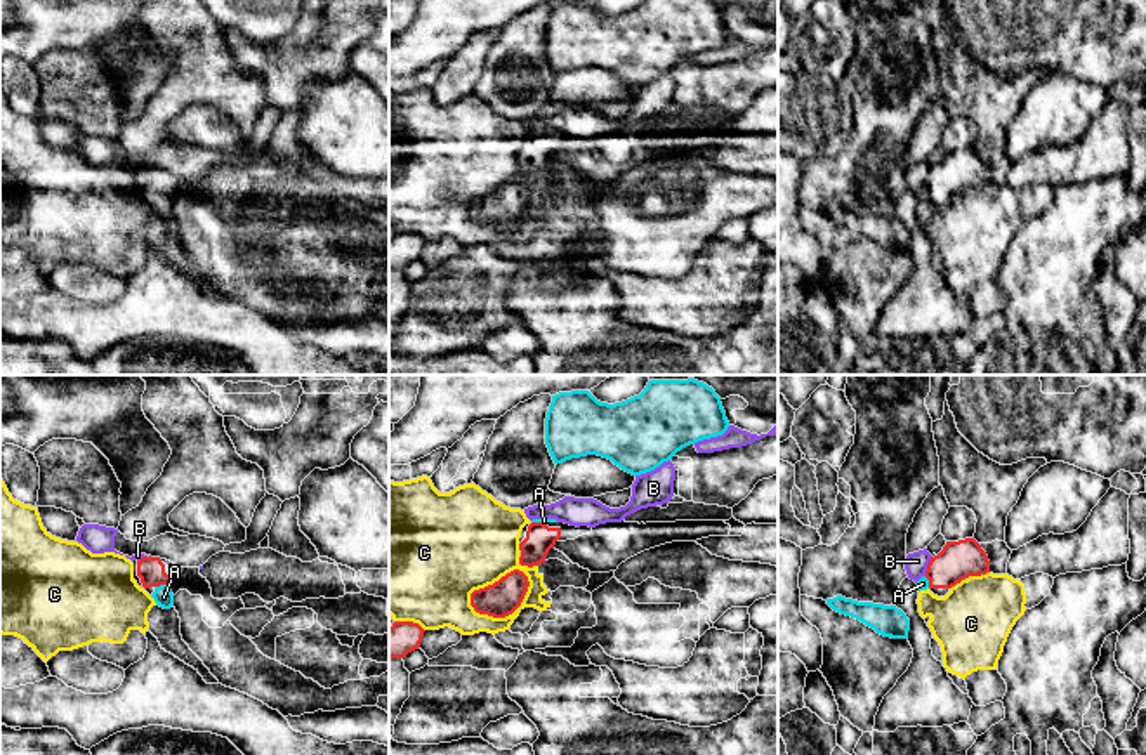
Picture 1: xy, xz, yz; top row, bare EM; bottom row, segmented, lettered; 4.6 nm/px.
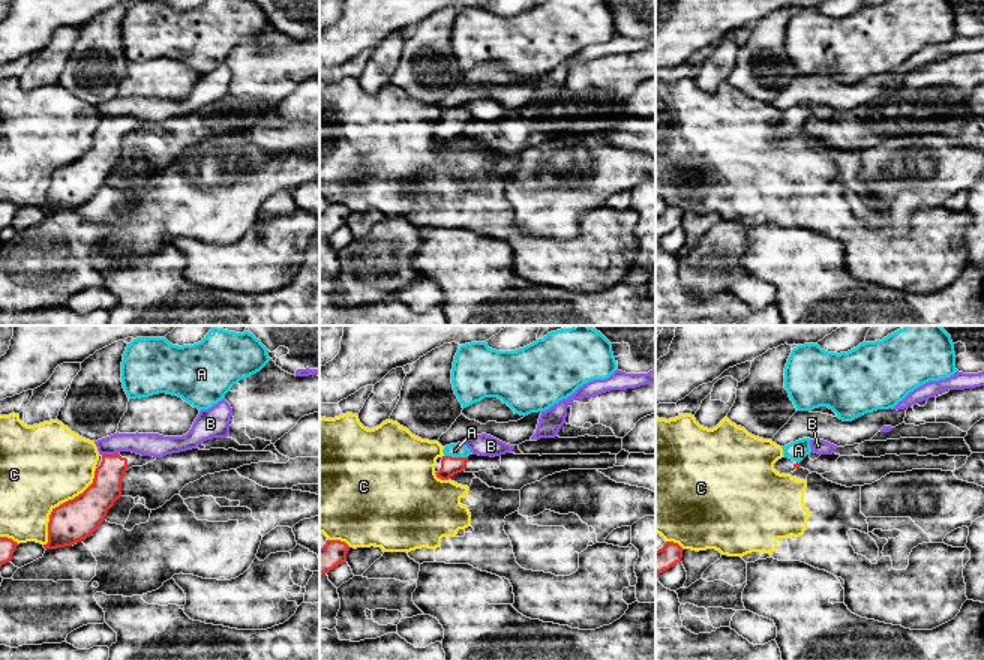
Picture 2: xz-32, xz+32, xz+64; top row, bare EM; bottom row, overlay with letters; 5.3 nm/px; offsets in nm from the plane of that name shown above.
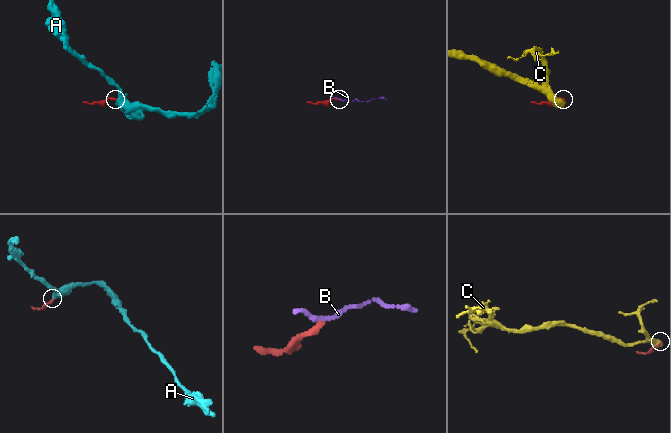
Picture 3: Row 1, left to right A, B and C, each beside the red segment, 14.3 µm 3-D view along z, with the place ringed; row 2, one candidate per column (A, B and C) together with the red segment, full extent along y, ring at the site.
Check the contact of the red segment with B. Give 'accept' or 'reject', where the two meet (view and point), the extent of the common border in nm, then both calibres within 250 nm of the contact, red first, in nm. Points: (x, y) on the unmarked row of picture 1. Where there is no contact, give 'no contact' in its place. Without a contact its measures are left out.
reject; meets red in yz at (928, 177); contact 100 nm long; 180 nm thick on the red side, 110 nm on the other

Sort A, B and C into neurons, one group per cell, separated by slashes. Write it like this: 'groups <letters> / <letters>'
groups A / B / C

